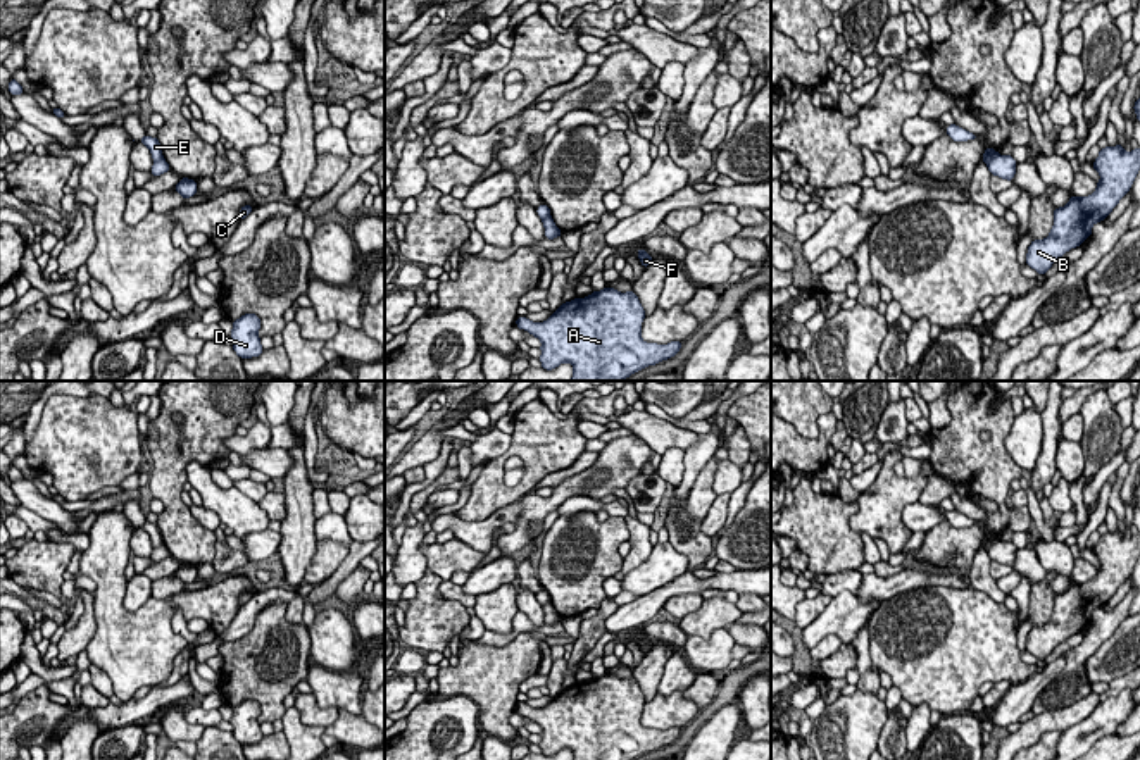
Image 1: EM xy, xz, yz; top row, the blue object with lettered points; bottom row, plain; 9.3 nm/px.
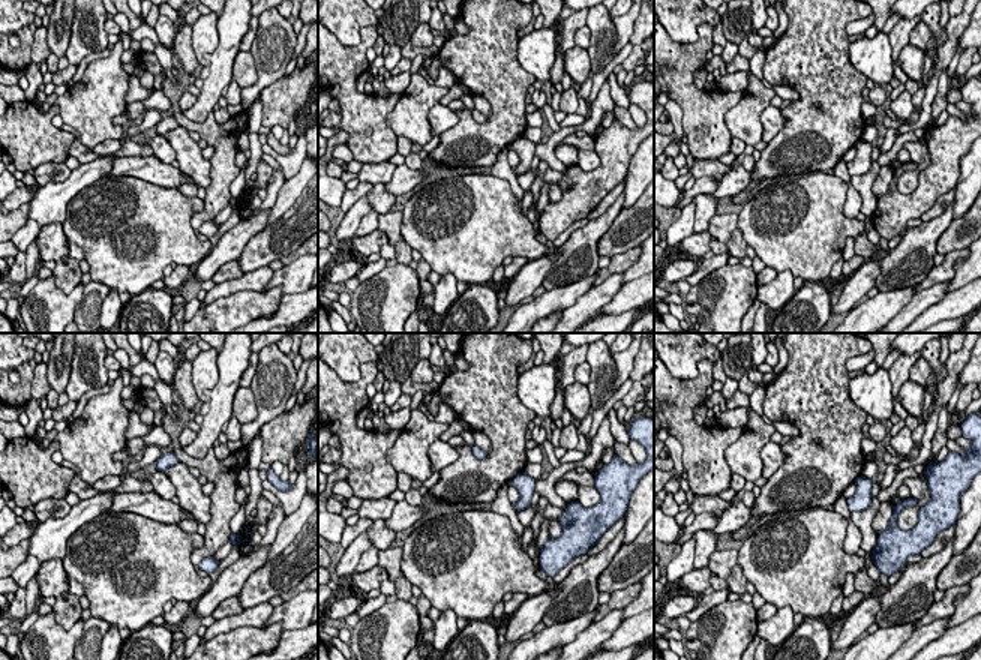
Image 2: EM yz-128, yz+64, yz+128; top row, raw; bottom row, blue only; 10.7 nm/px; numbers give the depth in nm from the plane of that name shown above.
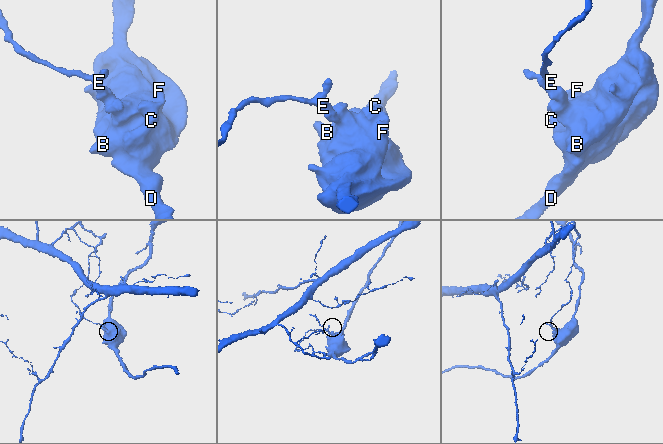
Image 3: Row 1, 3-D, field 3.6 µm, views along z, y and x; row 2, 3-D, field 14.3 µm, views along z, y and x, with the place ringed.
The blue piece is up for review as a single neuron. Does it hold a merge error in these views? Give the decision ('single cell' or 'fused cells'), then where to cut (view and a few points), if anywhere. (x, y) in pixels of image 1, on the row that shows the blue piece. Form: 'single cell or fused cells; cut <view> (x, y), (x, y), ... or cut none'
fused cells; cut xy (162, 157), (154, 162)

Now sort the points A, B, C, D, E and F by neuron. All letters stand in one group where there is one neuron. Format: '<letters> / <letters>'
A B C D F / E

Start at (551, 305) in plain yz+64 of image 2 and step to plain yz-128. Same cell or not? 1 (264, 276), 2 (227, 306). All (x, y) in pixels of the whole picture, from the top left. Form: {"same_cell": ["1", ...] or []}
{"same_cell": ["1"]}

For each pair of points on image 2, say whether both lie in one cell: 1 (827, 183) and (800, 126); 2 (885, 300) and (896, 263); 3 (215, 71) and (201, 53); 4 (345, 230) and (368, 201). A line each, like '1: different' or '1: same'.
1: different
2: different
3: different
4: same

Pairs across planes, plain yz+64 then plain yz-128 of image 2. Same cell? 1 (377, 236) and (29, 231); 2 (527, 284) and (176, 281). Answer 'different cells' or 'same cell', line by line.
1: different cells
2: different cells

